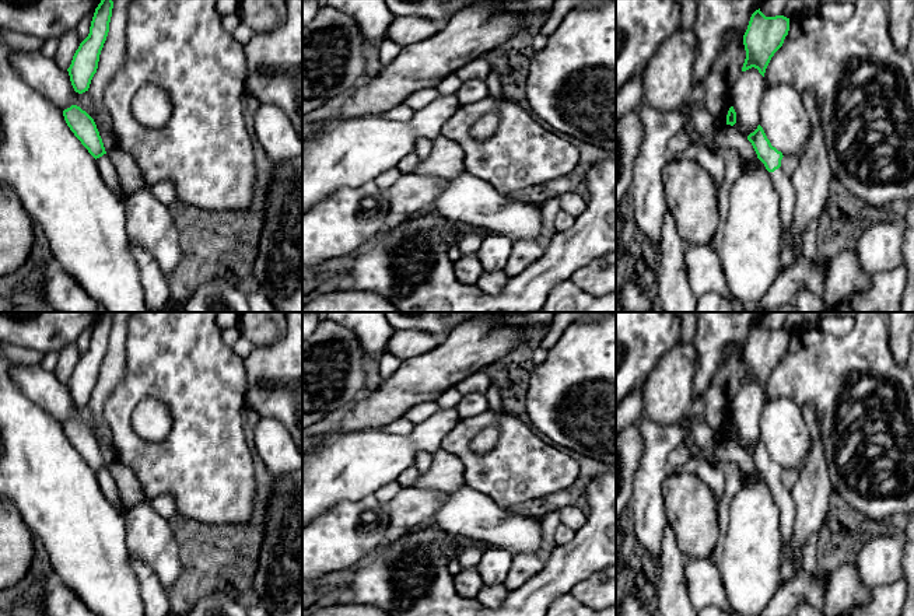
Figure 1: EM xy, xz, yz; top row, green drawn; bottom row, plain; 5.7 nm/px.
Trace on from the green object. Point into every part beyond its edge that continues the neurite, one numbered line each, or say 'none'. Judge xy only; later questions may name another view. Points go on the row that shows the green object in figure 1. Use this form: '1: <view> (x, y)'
none

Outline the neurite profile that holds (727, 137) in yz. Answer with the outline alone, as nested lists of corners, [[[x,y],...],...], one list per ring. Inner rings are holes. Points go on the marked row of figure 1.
[[[721,125],[714,140],[712,144],[718,148],[718,150],[733,150],[736,151],[743,162],[746,161],[752,161],[752,162],[757,162],[757,154],[752,146],[752,143],[747,140],[746,136],[743,136],[742,133],[739,133],[733,126],[731,125]]]

